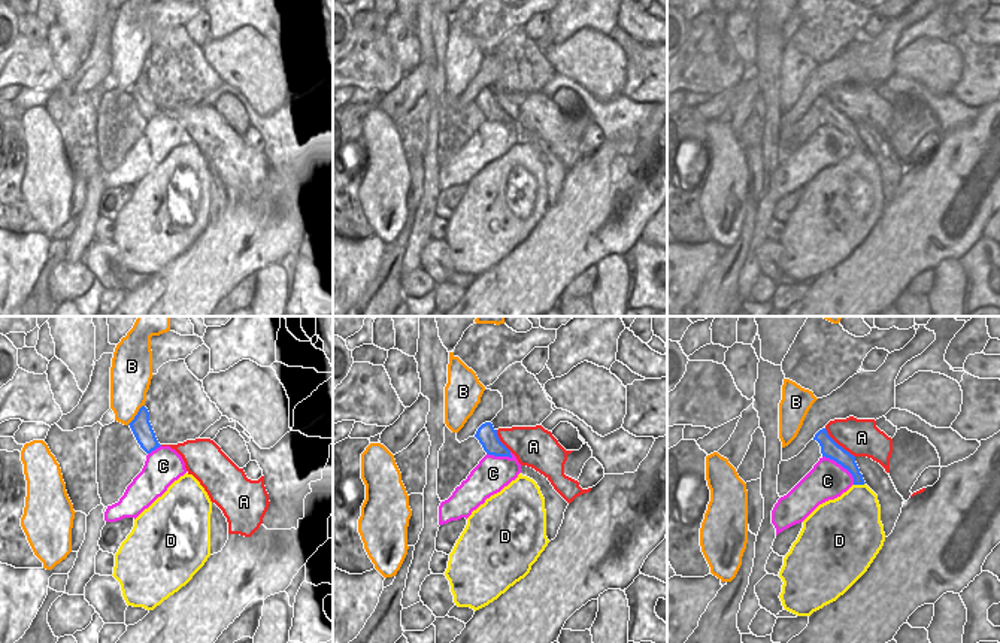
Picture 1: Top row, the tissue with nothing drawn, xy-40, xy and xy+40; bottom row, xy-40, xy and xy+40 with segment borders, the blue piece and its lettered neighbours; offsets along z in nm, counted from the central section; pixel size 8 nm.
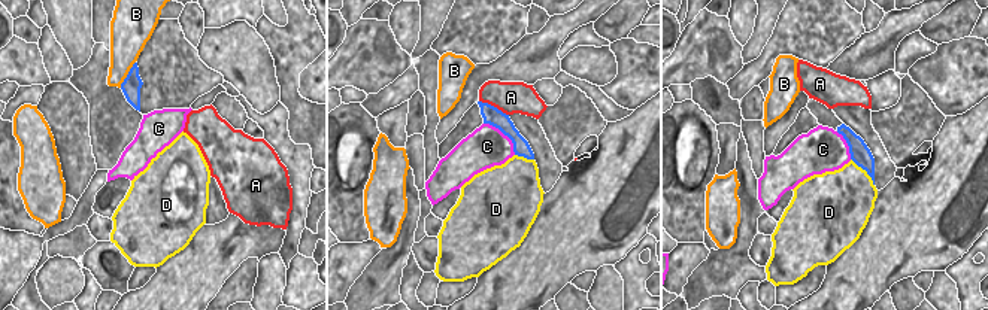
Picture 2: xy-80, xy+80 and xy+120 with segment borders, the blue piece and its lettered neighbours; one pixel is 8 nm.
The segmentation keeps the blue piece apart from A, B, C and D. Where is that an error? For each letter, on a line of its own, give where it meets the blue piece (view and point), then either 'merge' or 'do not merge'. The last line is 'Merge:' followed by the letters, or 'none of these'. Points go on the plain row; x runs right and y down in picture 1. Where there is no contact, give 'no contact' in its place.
A: meets blue in xy+40 at (838, 111); do not merge
B: meets blue in xy-40 at (136, 81); do not merge
C: meets blue in xy+40 at (842, 132); do not merge
D: meets blue in xy+40 at (858, 149); do not merge
Merge: none of these

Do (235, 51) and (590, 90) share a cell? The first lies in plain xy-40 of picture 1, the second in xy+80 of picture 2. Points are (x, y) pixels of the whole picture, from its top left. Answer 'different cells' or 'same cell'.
different cells

